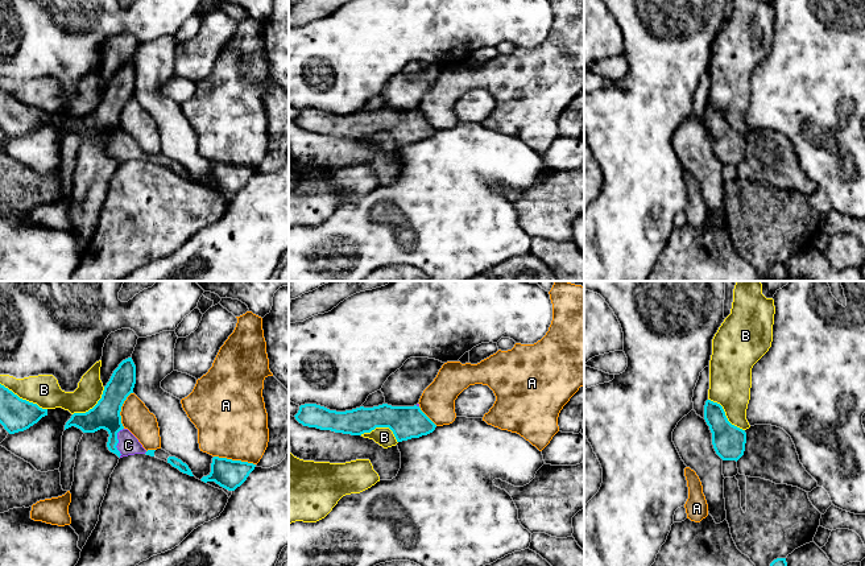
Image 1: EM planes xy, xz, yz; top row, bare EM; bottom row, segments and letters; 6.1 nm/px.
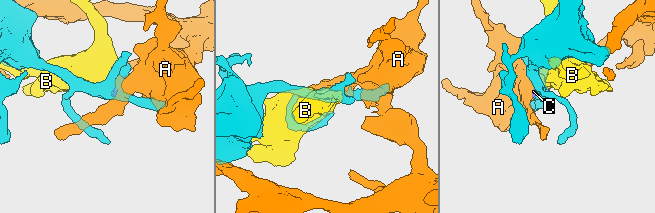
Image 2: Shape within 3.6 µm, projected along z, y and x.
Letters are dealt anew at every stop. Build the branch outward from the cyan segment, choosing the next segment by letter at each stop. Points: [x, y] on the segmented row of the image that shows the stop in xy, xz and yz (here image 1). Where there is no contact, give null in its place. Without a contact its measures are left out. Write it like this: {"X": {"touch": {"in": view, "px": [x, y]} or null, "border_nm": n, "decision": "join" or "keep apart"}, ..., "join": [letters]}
{"A": {"touch": {"in": "xy", "px": [235, 461]}, "border_nm": 260, "decision": "keep apart"}, "B": {"touch": {"in": "xy", "px": [24, 400]}, "border_nm": 340, "decision": "keep apart"}, "C": {"touch": {"in": "xy", "px": [118, 442]}, "border_nm": 190, "decision": "join"}, "join": ["C"]}

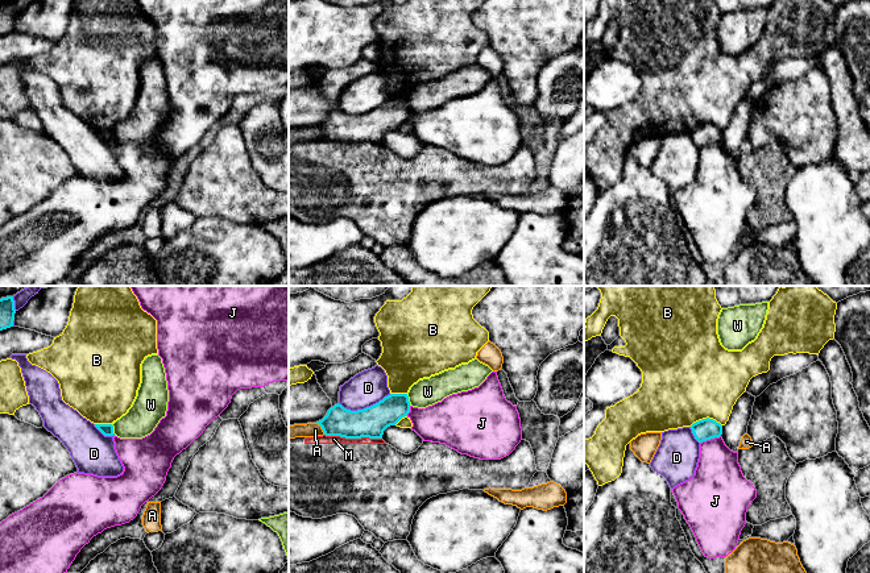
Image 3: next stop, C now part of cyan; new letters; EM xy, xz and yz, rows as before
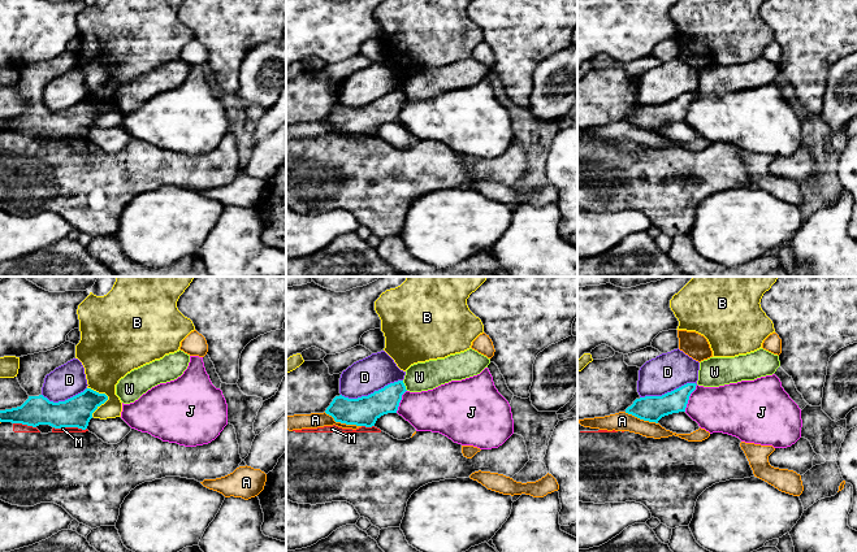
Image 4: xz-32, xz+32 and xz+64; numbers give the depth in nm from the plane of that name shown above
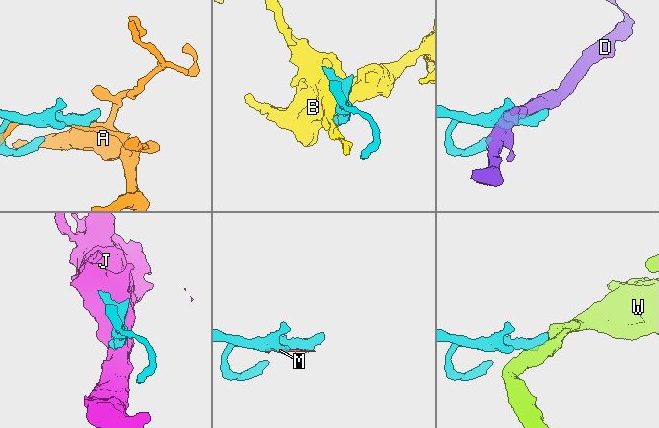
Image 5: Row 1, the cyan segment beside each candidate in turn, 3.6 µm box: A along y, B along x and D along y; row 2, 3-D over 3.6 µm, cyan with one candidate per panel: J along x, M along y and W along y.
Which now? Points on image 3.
{"A": {"touch": {"in": "xz", "px": [322, 428]}, "border_nm": 90, "decision": "keep apart"}, "B": {"touch": {"in": "yz", "px": [707, 418]}, "border_nm": 200, "decision": "keep apart"}, "D": {"touch": {"in": "xz", "px": [364, 409]}, "border_nm": 340, "decision": "keep apart"}, "J": {"touch": {"in": "yz", "px": [709, 439]}, "border_nm": 140, "decision": "keep apart"}, "M": {"touch": {"in": "xz", "px": [353, 437]}, "border_nm": 360, "decision": "keep apart"}, "W": {"touch": {"in": "xz", "px": [407, 399]}, "border_nm": 80, "decision": "keep apart"}, "join": []}

